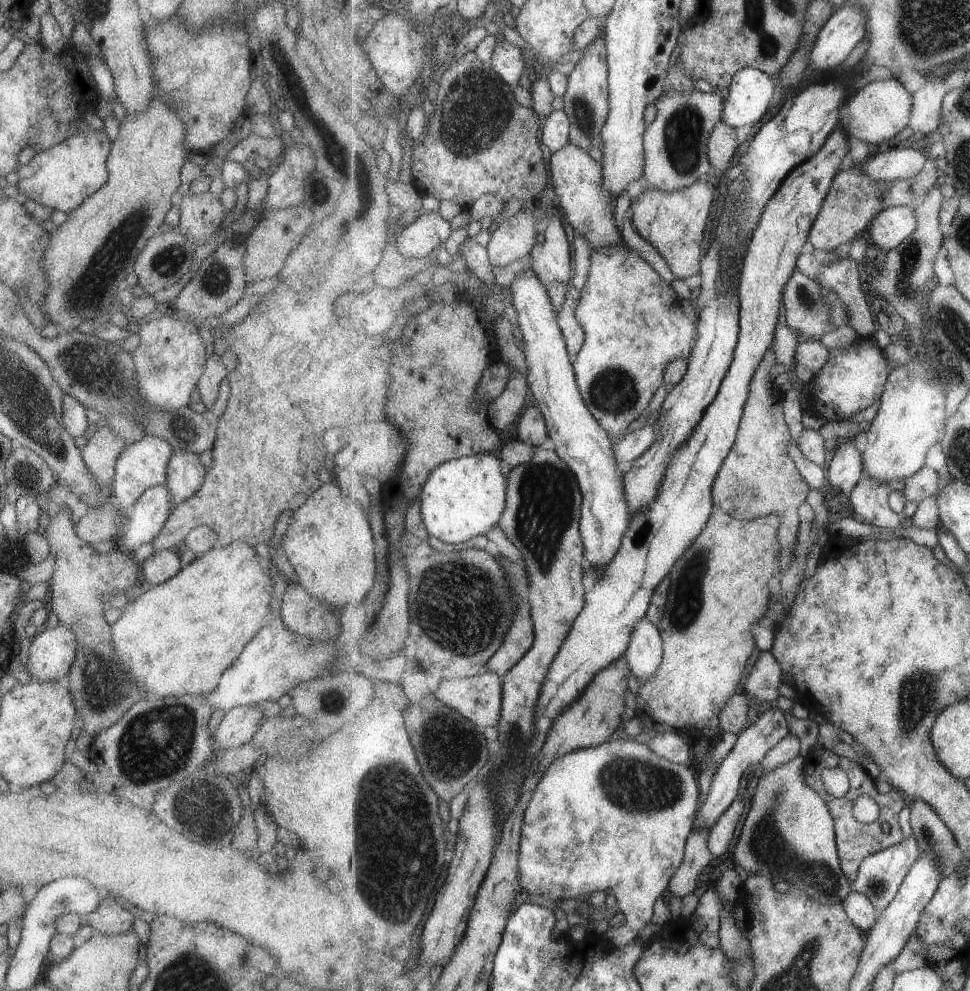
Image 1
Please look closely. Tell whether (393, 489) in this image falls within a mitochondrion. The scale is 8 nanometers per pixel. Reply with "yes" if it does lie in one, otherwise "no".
no

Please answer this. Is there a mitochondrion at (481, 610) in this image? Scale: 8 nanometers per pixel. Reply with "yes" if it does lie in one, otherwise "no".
yes

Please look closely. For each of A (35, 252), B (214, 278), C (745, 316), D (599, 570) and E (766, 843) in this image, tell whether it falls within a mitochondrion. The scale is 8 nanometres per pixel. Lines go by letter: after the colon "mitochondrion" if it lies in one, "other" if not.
A: other
B: mitochondrion
C: other
D: other
E: mitochondrion

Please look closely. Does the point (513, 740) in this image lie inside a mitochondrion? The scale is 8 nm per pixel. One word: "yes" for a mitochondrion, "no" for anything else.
yes

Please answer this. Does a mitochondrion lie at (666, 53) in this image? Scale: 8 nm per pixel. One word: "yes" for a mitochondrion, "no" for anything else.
no

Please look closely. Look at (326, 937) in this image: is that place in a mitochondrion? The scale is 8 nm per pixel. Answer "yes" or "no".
no

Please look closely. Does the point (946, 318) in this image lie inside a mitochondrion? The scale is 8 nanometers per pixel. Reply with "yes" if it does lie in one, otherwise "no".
yes

